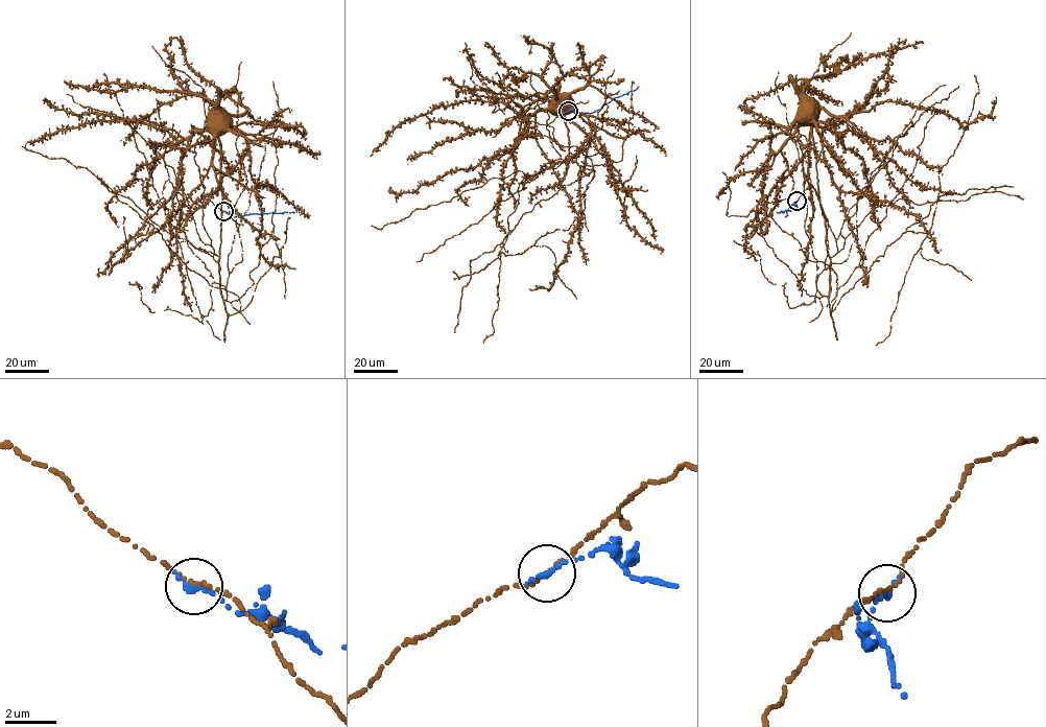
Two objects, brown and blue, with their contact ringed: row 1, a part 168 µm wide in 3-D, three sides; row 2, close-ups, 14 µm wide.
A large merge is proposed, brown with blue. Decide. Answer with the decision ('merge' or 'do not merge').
merge

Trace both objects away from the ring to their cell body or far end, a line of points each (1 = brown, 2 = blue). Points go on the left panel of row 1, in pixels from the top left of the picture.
1: (222, 211), (201, 198), (205, 187), (194, 158), (195, 142), (205, 123), (205, 98), (212, 103), (223, 127)
2: (222, 211), (241, 217), (293, 212)

